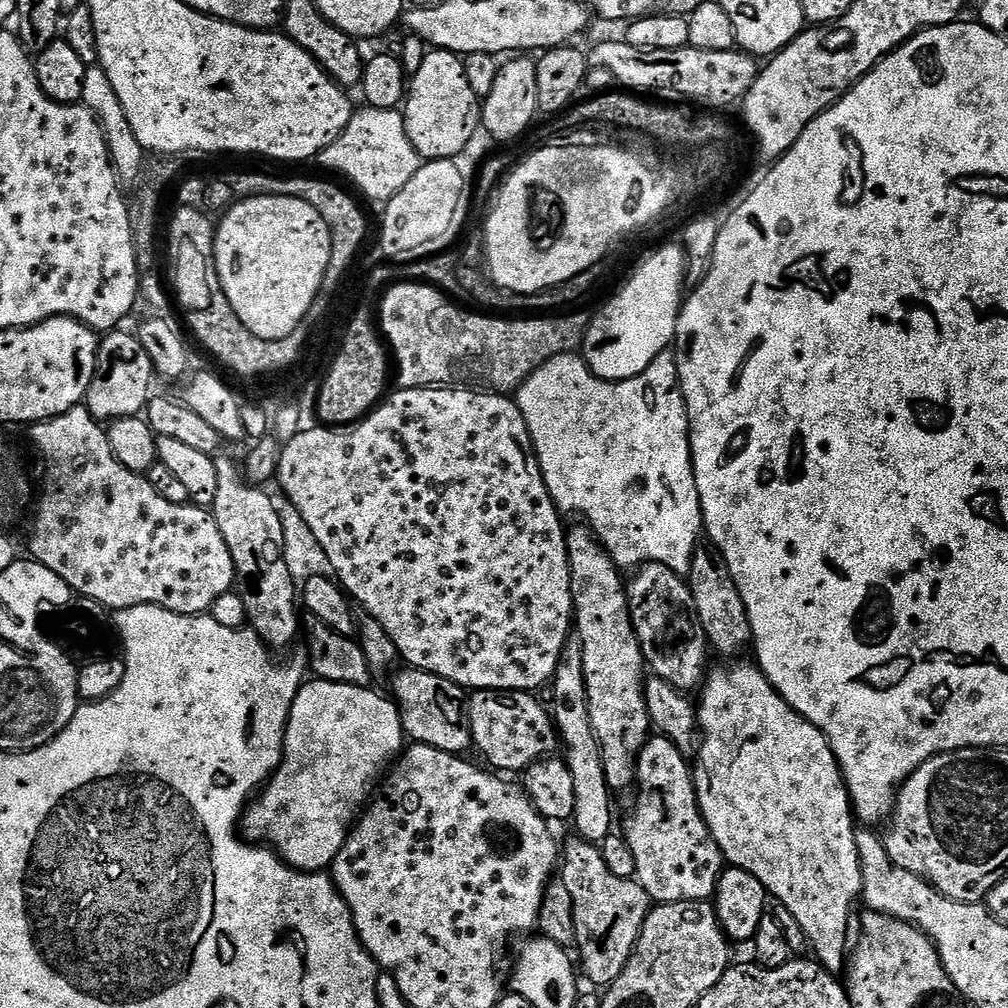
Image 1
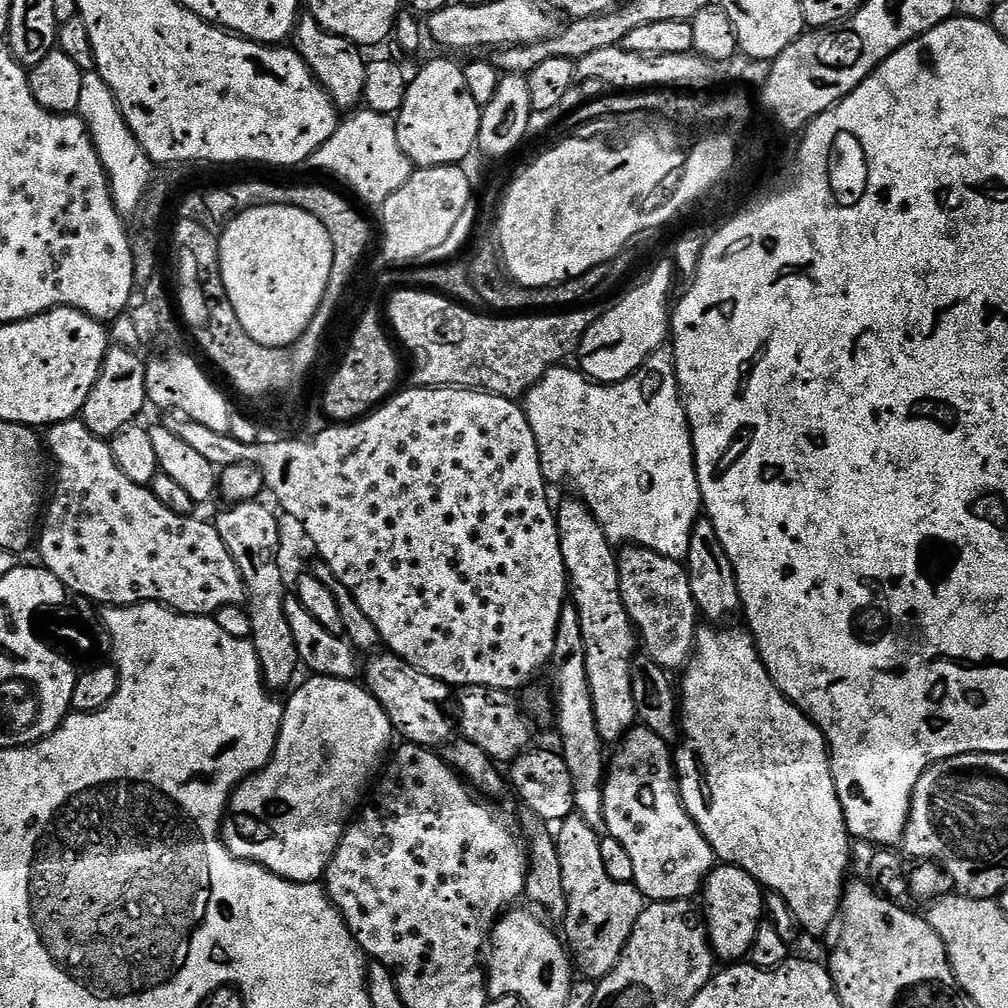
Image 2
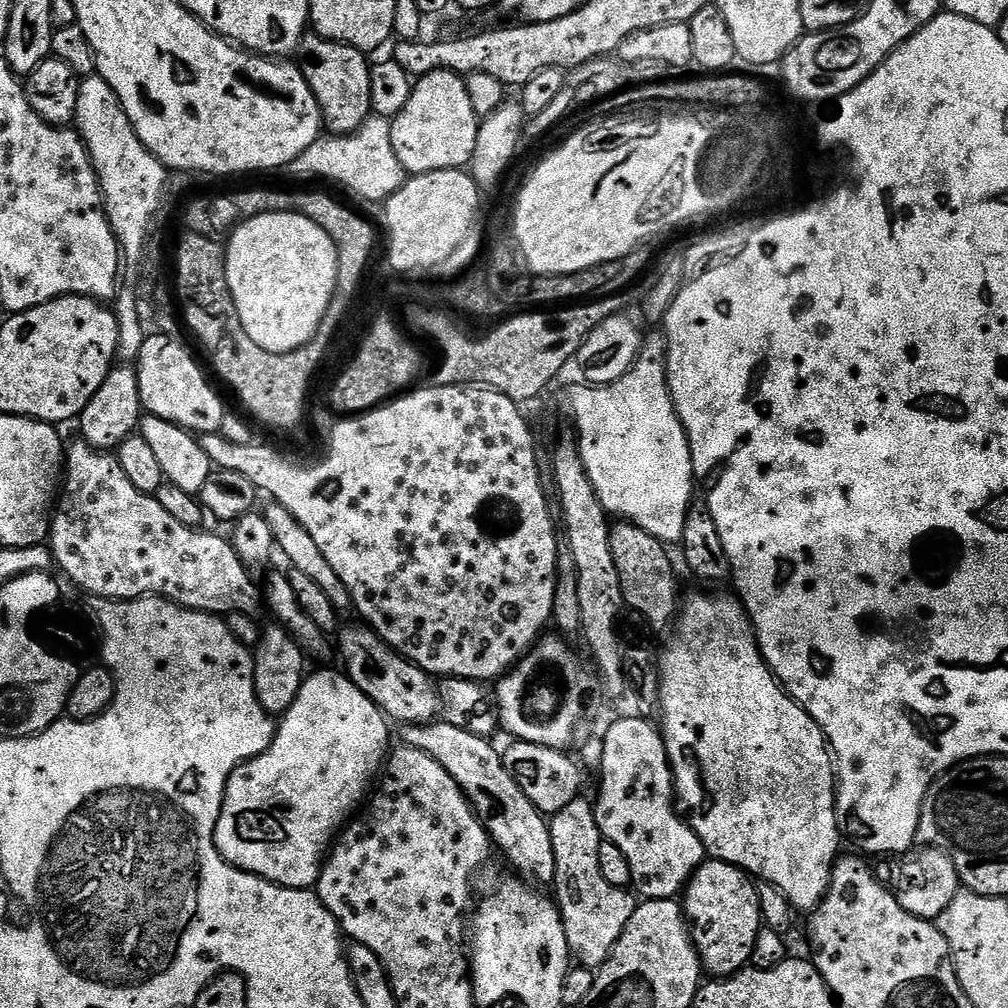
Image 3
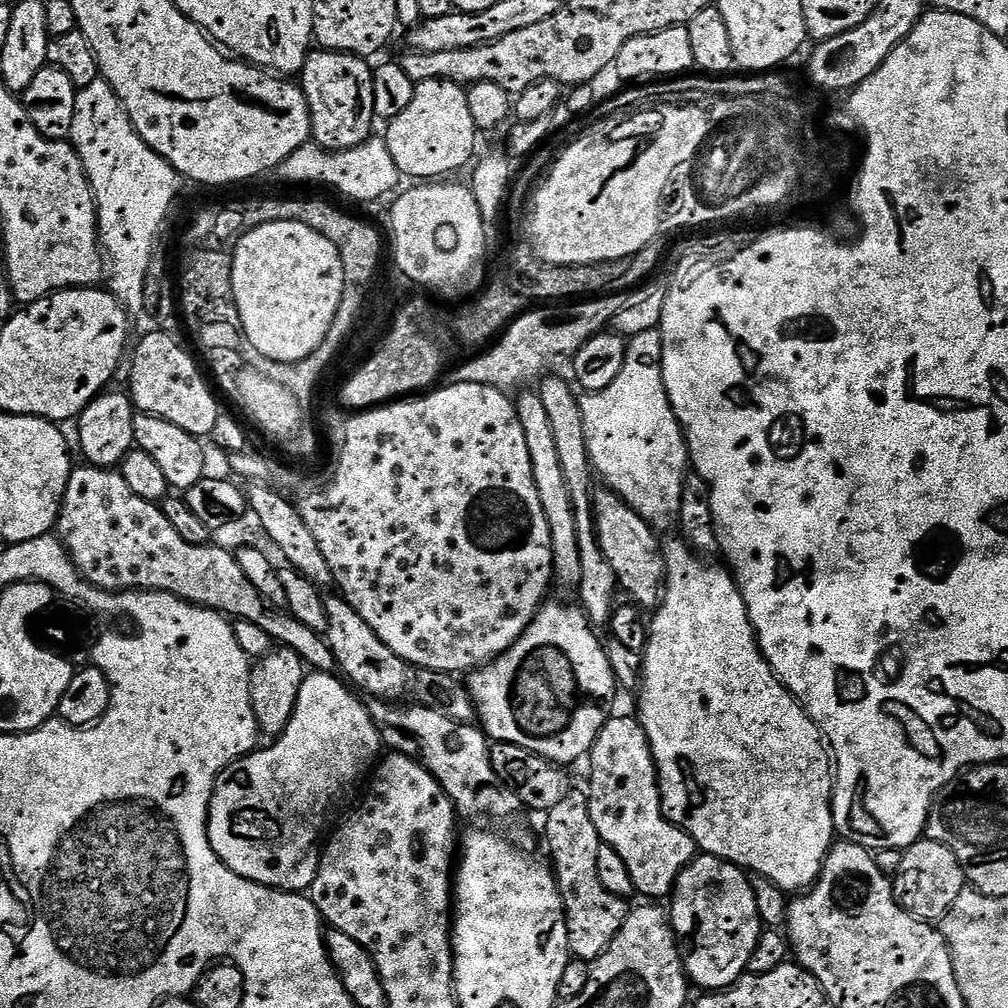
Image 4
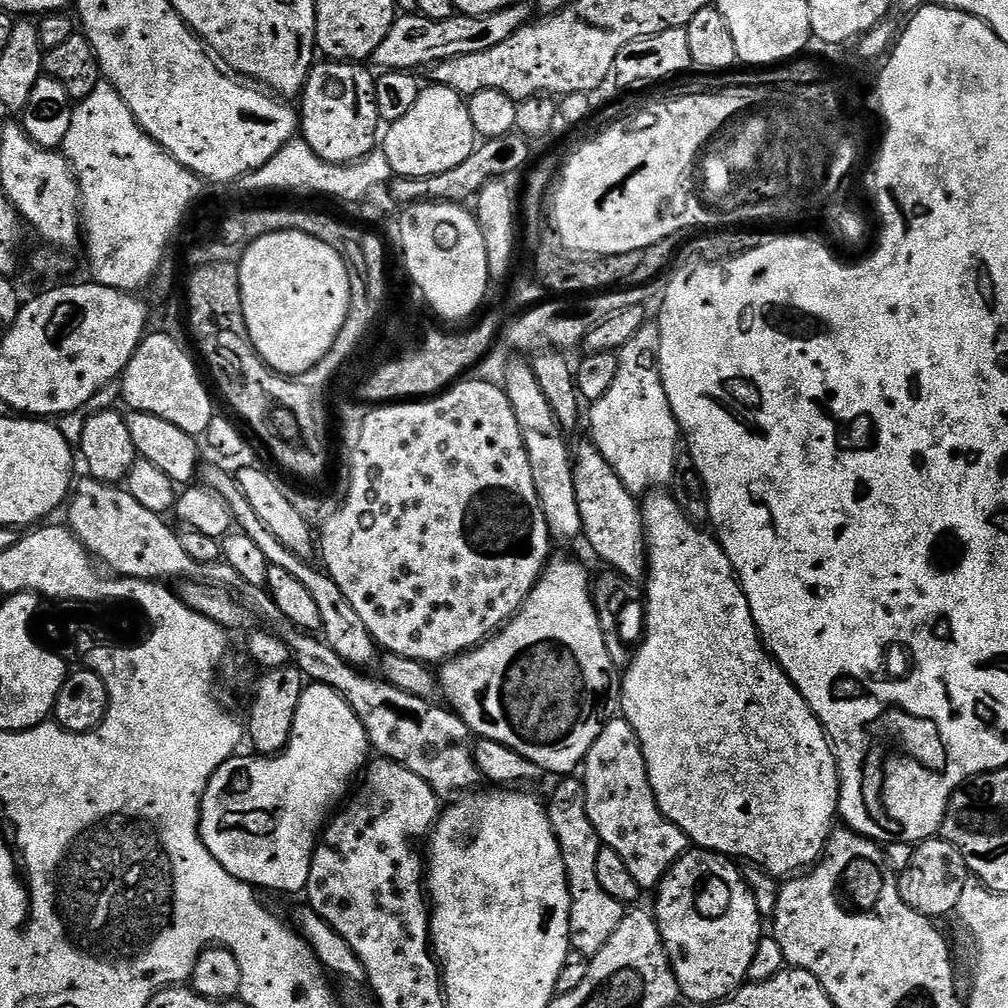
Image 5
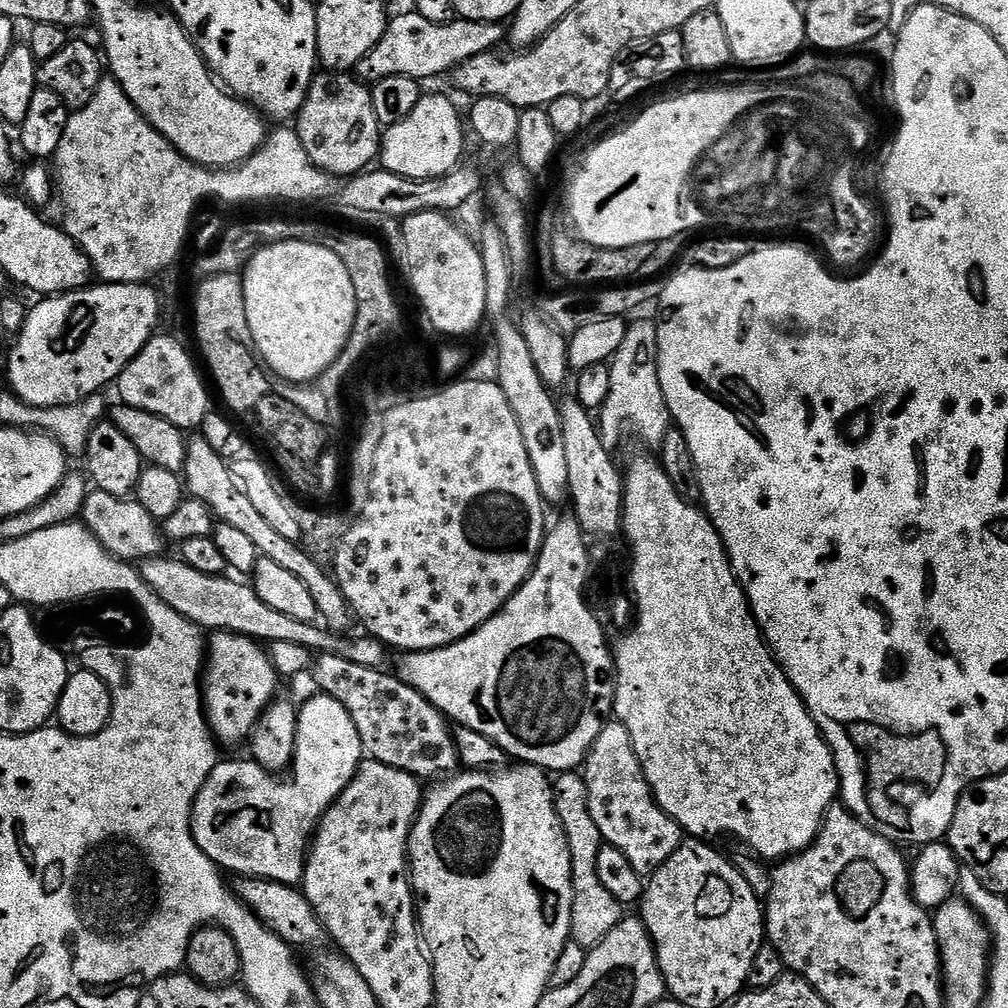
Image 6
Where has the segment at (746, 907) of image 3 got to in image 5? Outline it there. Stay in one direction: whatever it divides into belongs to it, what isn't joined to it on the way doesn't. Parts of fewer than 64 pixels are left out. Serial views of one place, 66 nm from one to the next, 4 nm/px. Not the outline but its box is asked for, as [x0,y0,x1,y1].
[655,847,762,1006]

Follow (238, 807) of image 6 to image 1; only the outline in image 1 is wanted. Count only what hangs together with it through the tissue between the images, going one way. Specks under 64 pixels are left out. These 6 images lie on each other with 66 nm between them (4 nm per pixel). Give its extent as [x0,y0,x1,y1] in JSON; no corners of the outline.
[238,678,406,872]

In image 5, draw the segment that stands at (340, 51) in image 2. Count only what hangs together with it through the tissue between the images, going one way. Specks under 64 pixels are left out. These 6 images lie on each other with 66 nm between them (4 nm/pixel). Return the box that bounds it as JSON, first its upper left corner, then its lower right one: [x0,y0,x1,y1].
[298,59,382,164]

